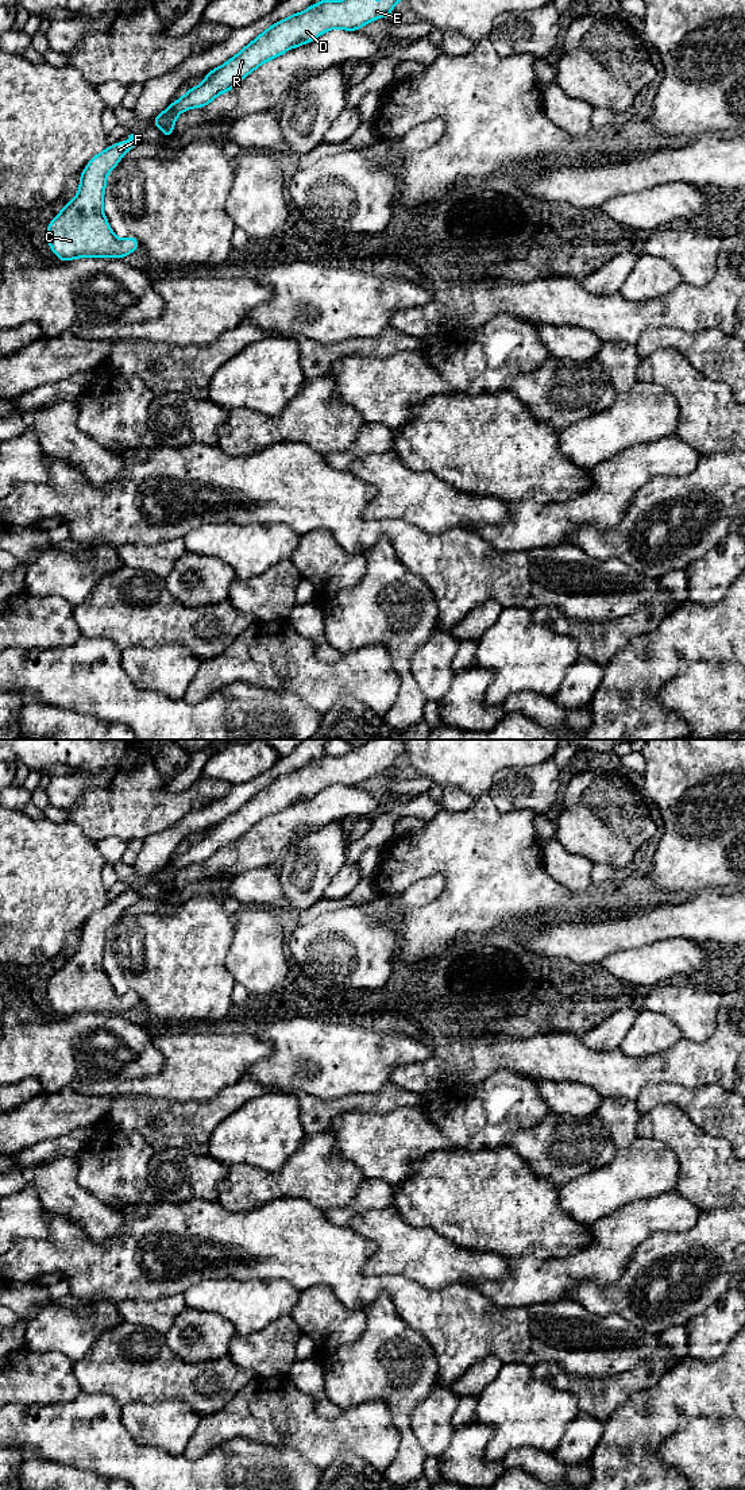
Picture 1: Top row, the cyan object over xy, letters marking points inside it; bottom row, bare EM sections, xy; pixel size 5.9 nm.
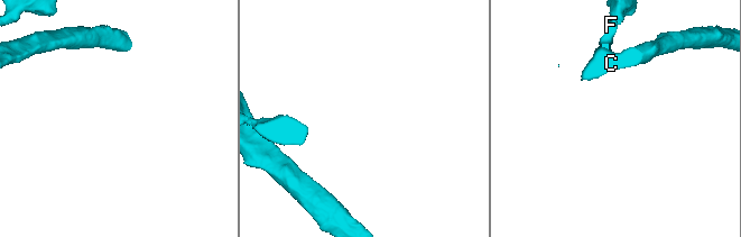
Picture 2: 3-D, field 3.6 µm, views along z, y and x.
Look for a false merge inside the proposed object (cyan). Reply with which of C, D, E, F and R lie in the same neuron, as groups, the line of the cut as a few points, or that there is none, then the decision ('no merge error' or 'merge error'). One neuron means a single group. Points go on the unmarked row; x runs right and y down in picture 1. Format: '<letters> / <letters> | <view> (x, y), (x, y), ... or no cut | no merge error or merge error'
C D E F R | no cut | no merge error

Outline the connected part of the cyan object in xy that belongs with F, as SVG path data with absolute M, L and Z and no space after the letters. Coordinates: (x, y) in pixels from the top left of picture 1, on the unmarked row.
M128 891L128 898L117 898L93 912L80 931L80 945L73 956L47 981L47 997L51 1007L61 1018L77 1014L123 1014L139 1004L134 992L117 995L103 968L107 931L117 922L126 908L136 902L135 891Z

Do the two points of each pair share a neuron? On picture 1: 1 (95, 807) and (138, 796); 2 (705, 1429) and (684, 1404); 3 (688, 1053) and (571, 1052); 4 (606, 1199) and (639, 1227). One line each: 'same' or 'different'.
1: same
2: different
3: same
4: different

